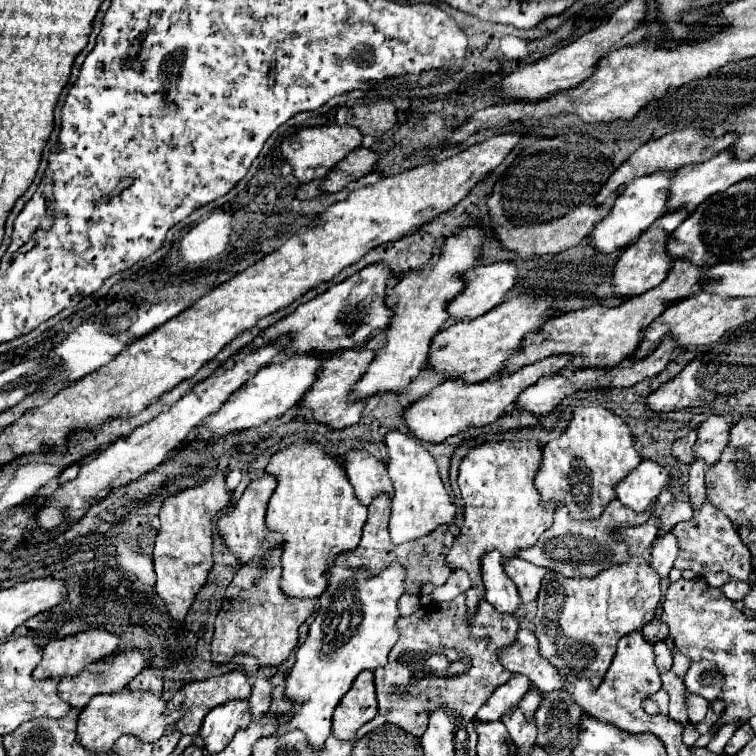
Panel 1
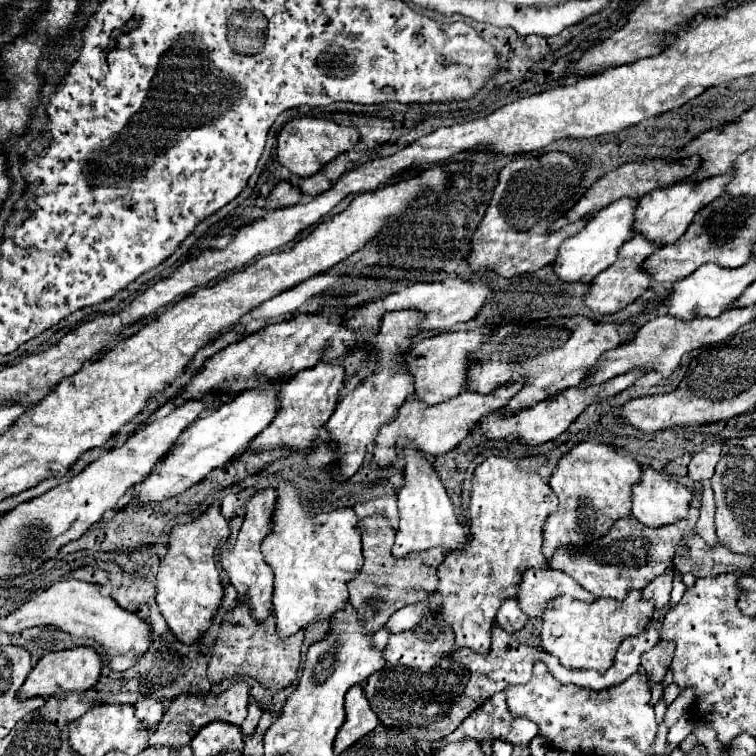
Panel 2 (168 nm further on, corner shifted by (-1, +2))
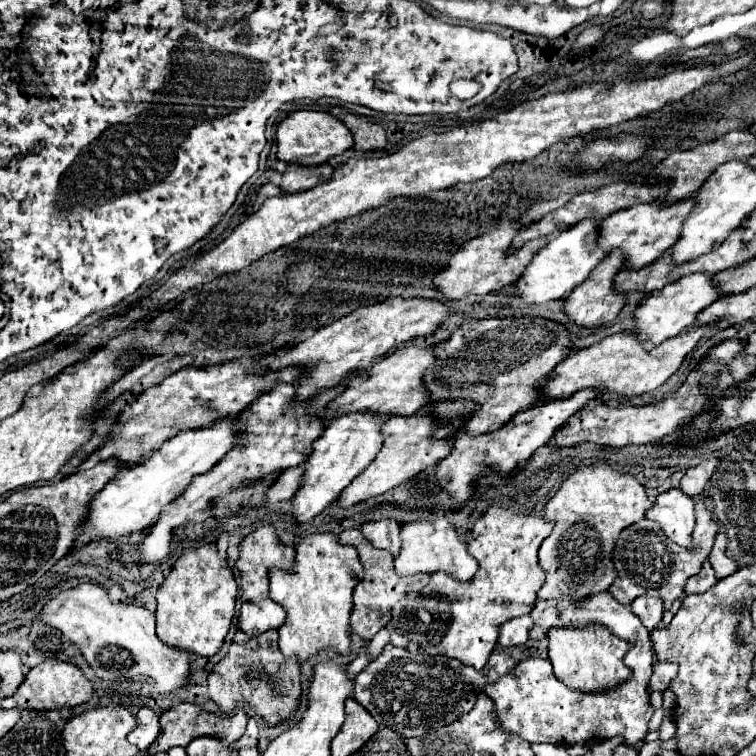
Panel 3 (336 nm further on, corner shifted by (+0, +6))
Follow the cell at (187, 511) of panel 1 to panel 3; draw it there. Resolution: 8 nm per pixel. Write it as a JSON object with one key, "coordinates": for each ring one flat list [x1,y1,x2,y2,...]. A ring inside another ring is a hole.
{"coordinates":[[213,544,185,550,156,594,156,634,159,640,175,650,215,656,229,632,235,598,237,582,233,572]]}

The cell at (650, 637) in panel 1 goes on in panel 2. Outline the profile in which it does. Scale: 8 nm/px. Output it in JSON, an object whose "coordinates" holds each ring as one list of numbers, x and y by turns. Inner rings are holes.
{"coordinates":[[658,642,654,648,642,652,642,668,652,674,656,682,660,682,666,676,666,670,672,664,674,656,674,644,672,642]]}

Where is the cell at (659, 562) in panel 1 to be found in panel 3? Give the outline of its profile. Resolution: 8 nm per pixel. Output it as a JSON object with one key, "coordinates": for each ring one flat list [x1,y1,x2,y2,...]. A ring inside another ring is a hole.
{"coordinates":[[639,596,633,604,631,604,633,612,641,618,643,626,647,630,653,630,661,624,661,616,663,616,663,602,657,596]]}

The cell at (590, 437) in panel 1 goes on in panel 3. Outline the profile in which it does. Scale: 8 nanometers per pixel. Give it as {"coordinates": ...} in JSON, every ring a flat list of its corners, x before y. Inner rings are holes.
{"coordinates":[[605,462,571,474,543,510,543,516,555,526,539,548,539,564,547,580,537,592,537,598,569,596,573,604,581,604,585,596,607,592,617,576,611,560,617,536,629,524,643,520,651,506,645,486,633,476,621,476]]}

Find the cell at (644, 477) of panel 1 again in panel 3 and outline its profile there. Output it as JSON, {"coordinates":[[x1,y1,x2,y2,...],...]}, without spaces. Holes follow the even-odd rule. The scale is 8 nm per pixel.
{"coordinates":[[669,490,657,496,653,508,647,510,647,518,657,522,675,544,691,548,691,534,695,528,693,504,695,502,681,490]]}

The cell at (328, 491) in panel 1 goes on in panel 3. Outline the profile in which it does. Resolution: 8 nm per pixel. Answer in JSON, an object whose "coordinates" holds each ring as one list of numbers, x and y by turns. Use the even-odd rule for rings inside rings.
{"coordinates":[[311,534,301,540,297,546,297,560,295,560,295,572,283,572,273,570,269,574,271,580,271,598,281,604,287,612,287,622,279,628,279,648,285,658,295,656,299,664,307,662,311,656,315,656,321,650,335,650,337,654,351,654,351,628,349,628,349,616,353,612,353,588,357,582,361,582,363,566,359,562,359,556,353,546,341,546,339,538,335,534]]}

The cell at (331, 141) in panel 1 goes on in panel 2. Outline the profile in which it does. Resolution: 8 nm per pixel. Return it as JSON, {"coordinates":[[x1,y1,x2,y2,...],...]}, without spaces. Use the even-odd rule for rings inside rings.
{"coordinates":[[294,118,282,128,278,136,276,154,282,166,286,166,292,174,304,178,304,176,314,176,316,172,320,172,330,160,354,148,358,140,360,136,356,128,344,128,334,124,332,120,322,120,322,118]]}

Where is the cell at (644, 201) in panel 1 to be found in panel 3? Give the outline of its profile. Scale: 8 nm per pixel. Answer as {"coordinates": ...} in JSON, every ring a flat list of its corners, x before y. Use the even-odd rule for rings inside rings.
{"coordinates":[[581,220,573,228,557,232,529,262,521,278,515,282,515,294,525,300,525,304,543,304,549,300,565,300,577,284,581,284,587,274,603,260,605,252,597,246,599,226,595,220]]}

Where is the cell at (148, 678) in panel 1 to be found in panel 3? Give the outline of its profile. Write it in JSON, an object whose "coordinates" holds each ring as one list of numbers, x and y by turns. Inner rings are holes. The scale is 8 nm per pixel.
{"coordinates":[[141,708,137,714,137,728,127,736,131,744,139,748,139,752,145,752,159,734,159,714,151,708]]}

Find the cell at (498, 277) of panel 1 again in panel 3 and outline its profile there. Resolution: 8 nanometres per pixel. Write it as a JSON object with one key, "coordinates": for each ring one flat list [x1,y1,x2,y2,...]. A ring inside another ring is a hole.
{"coordinates":[[387,298,385,302,379,304,359,306,355,312,335,320,325,328,319,328,305,342,289,348,287,352,277,354,275,360,267,366,267,370,275,372,287,366,301,368,303,374,297,380,297,402,305,402,321,394,323,390,337,386,347,376,365,370,375,360,383,358,391,348,411,338,425,336,437,330,447,316,449,310,445,304,437,300,425,300,425,298,409,298,409,300]]}

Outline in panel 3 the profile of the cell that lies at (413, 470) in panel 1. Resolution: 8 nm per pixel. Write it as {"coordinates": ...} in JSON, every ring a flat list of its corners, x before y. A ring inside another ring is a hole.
{"coordinates":[[429,512,423,520,401,526,401,552,395,558,395,570,399,576,447,572,455,580,473,580,477,574,477,560,467,552,467,546,459,540,453,526,447,522,445,512]]}

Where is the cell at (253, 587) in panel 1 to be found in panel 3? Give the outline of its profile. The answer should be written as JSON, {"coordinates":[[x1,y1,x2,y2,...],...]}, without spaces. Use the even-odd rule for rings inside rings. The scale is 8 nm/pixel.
{"coordinates":[[277,630,263,632,259,636,247,636,237,632,227,656,215,664,209,674,209,696,225,714,233,714,243,706,251,706,269,726,277,726,295,716,301,698,301,672,297,660,285,658,279,650]]}

